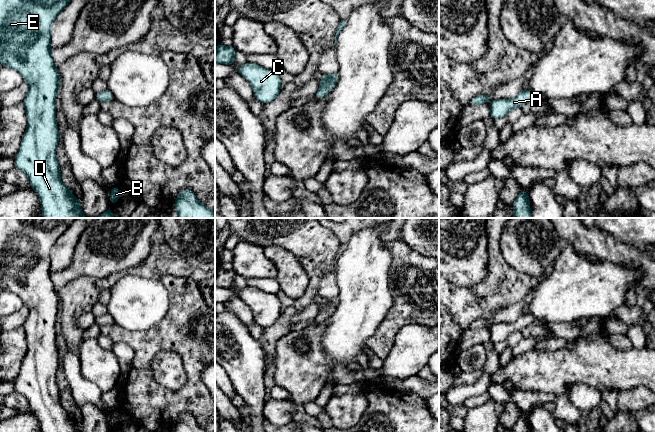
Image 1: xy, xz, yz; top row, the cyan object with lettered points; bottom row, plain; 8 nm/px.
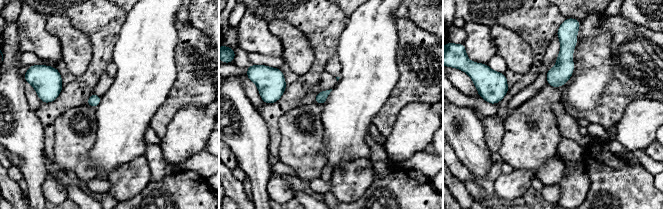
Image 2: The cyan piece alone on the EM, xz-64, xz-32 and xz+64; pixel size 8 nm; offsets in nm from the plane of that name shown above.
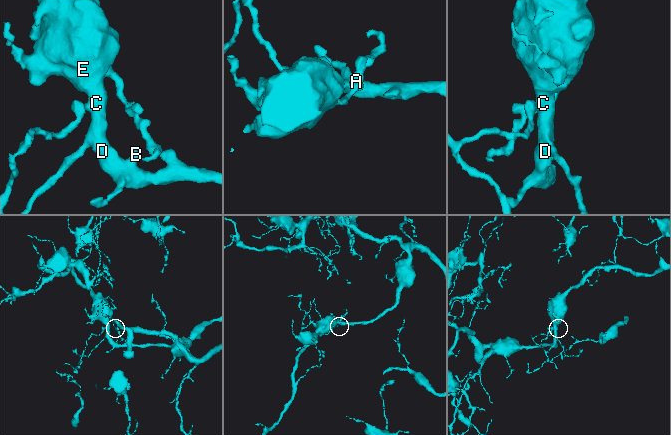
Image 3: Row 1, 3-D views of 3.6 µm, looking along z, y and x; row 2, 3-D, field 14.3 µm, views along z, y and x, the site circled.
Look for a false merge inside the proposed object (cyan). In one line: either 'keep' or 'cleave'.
keep

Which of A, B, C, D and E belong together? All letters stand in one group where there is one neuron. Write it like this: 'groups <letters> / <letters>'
groups A B C D E

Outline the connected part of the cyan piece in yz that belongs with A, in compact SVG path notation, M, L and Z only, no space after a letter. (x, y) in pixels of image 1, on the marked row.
M522 88L518 95L513 99L497 99L491 102L490 118L497 120L505 117L512 109L521 108L525 103L533 100L535 94Z

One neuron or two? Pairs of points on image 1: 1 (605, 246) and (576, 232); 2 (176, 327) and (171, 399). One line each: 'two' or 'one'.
1: one
2: one

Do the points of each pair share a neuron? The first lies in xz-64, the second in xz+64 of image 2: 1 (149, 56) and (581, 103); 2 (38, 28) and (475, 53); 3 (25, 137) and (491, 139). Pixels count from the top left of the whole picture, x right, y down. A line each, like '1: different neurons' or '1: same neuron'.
1: same neuron
2: same neuron
3: different neurons

